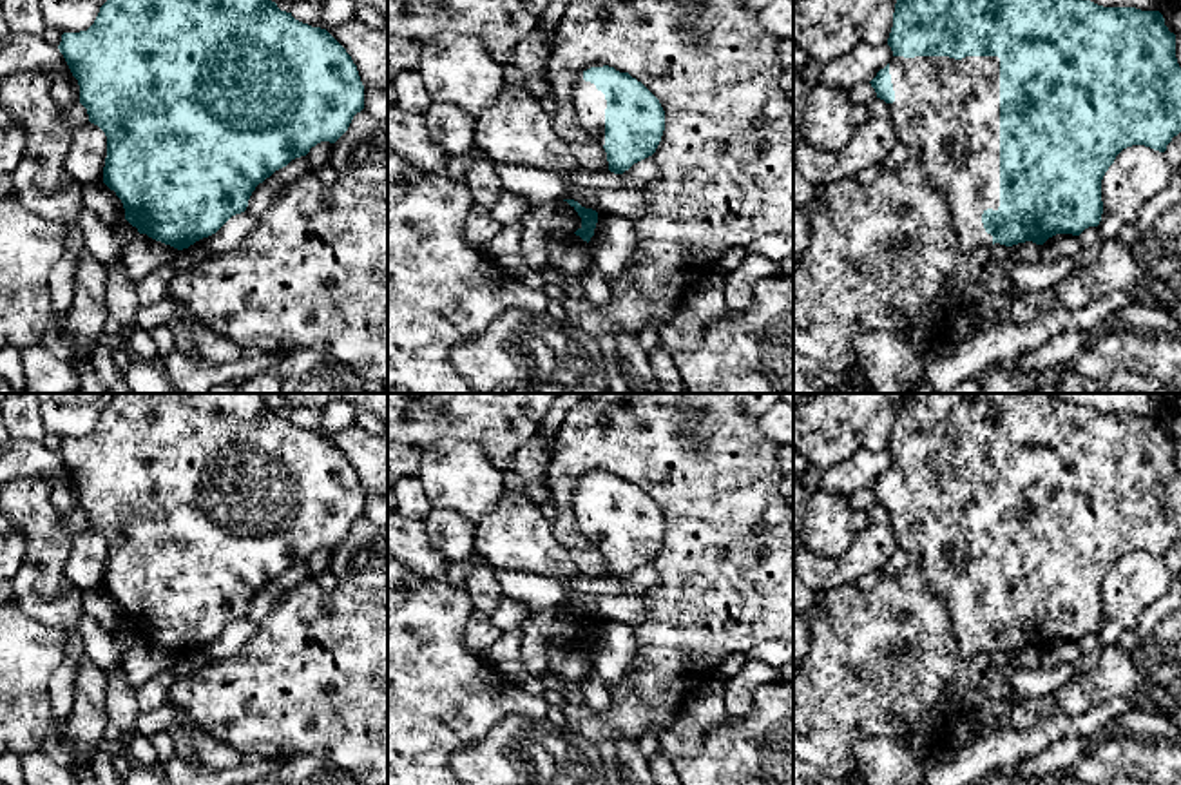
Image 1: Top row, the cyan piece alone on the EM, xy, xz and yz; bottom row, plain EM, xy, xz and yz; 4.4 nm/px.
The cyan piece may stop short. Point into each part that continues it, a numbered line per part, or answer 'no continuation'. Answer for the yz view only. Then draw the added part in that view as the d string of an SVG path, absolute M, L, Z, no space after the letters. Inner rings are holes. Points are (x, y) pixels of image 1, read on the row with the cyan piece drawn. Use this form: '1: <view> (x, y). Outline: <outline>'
1: yz (946, 111). Outline: M893 56L889 74L895 91L895 102L888 103L889 120L898 141L907 147L909 158L922 165L927 181L946 196L949 227L958 247L967 254L980 247L991 247L993 236L985 232L982 214L1000 207L1000 58Z

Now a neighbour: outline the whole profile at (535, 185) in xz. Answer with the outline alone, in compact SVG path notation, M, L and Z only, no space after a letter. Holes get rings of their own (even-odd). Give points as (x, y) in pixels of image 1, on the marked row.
M494 163L494 167L502 179L502 192L523 198L529 207L574 199L585 208L630 221L639 219L647 208L645 189L580 189L543 169L505 163Z

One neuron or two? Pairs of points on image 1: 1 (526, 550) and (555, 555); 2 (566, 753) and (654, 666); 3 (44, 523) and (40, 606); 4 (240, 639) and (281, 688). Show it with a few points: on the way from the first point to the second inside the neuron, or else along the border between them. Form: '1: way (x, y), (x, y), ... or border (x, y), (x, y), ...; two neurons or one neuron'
1: way (533, 550), (547, 555); one neuron
2: border (575, 731), (593, 744); two neurons
3: way (48, 542), (44, 586); one neuron
4: border (258, 626), (256, 633), (236, 653), (212, 662); two neurons

